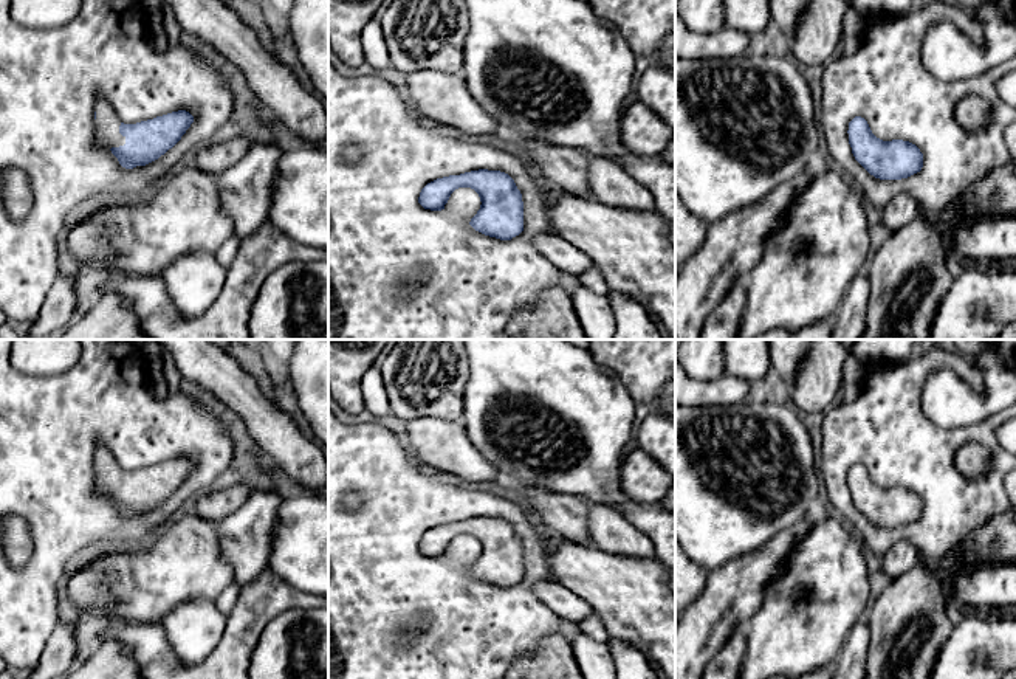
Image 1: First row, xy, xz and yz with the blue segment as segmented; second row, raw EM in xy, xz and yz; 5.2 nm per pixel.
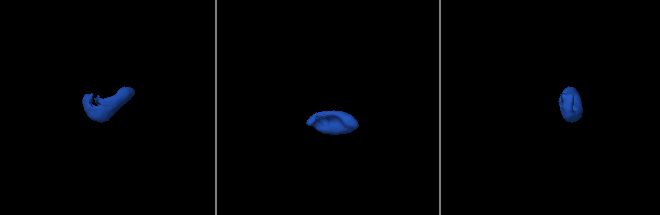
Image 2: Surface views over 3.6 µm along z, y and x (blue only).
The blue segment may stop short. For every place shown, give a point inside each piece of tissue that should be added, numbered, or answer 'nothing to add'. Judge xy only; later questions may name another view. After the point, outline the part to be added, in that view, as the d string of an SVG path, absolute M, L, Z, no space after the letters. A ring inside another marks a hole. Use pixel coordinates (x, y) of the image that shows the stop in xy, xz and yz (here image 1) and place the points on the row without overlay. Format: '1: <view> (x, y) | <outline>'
1: xy (107, 472) | M104 445L98 446L94 459L96 488L108 496L124 493L125 484L119 481L121 468Z

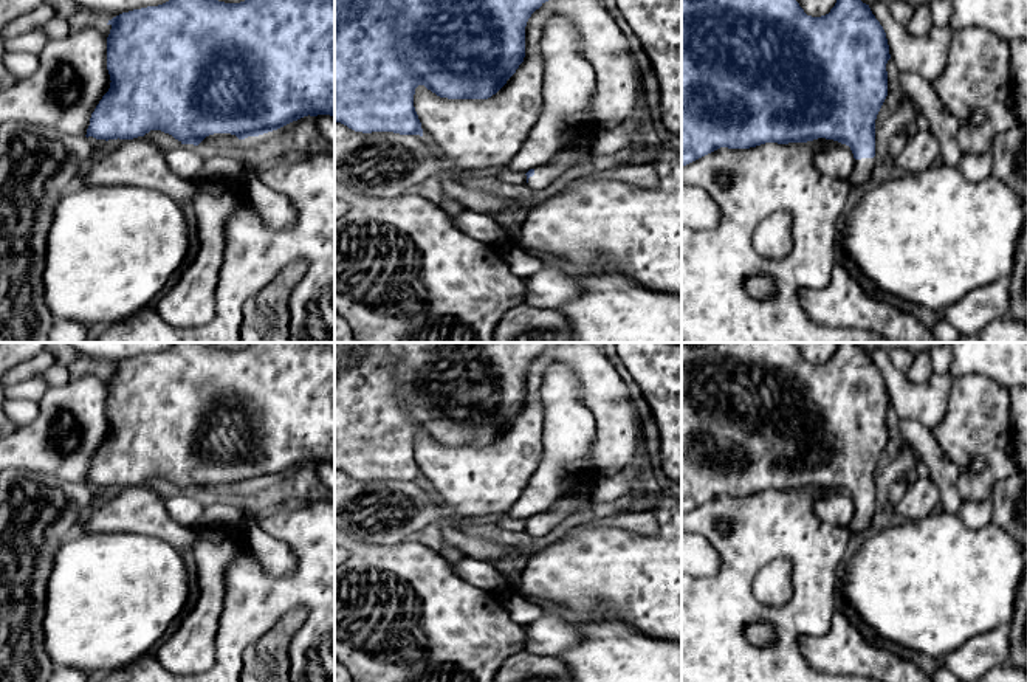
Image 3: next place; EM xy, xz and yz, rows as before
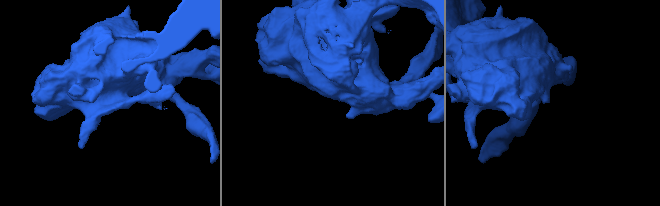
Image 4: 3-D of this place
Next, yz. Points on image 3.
1: yz (863, 515) | M874 505L855 507L854 518L847 524L849 530L852 533L861 533L861 532L867 530L872 524L874 510L875 510Z

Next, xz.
1: xz (544, 523) | M570 494L559 499L550 510L538 513L534 522L528 525L528 532L534 536L550 533L567 515L584 510L590 504L586 494Z

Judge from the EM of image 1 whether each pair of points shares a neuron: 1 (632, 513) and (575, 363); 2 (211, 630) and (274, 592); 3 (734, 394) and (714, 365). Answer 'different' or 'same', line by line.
1: same
2: different
3: different

